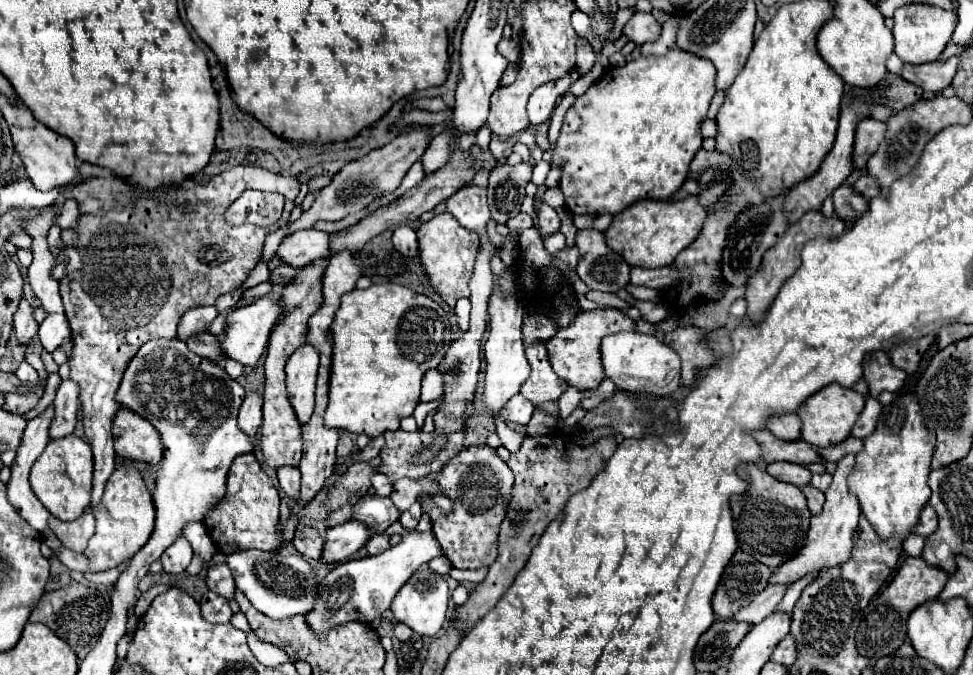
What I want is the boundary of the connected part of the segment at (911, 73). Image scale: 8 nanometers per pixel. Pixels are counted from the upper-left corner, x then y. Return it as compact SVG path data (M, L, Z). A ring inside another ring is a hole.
M949 57L947 61L933 61L923 65L903 65L901 77L905 81L911 81L919 85L923 91L941 93L947 85L951 85L951 79L957 71L957 57Z

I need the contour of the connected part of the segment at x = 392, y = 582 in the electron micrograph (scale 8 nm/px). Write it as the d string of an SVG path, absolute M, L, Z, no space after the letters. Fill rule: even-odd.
M413 531L409 535L403 535L403 541L399 545L381 555L369 555L363 559L349 559L345 563L339 563L319 583L319 601L315 601L315 609L311 609L311 613L305 617L307 625L311 625L315 633L319 633L319 637L325 637L331 629L335 629L335 625L349 621L371 623L389 609L395 593L407 583L417 567L439 555L441 549L431 531Z

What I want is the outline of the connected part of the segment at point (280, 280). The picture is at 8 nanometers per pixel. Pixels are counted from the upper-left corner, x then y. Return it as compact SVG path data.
M279 265L271 271L269 275L269 283L273 285L287 285L291 281L291 277L295 277L297 269L295 267L287 267L287 265Z

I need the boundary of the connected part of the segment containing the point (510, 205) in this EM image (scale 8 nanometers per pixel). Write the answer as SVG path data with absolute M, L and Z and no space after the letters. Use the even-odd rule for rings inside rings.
M523 161L519 165L499 165L489 175L489 209L499 225L519 215L525 199L525 185L531 181L531 167Z

